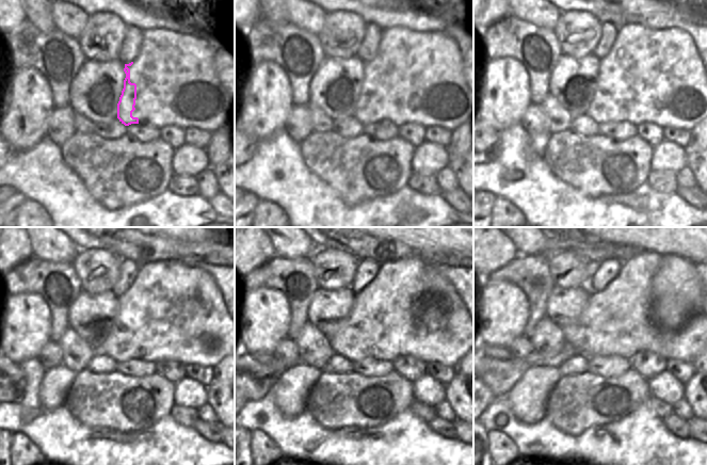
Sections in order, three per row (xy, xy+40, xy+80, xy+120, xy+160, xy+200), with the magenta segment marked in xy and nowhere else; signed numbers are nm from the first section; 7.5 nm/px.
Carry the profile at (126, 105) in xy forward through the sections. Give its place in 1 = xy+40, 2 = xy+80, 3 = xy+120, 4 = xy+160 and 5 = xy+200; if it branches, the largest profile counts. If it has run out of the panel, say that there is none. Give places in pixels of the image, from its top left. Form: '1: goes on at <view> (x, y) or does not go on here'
1: goes on at xy+40 (365, 103)
2: goes on at xy+80 (598, 110)
3: goes on at xy+120 (116, 346)
4: goes on at xy+160 (353, 345)
5: goes on at xy+200 (505, 373)

